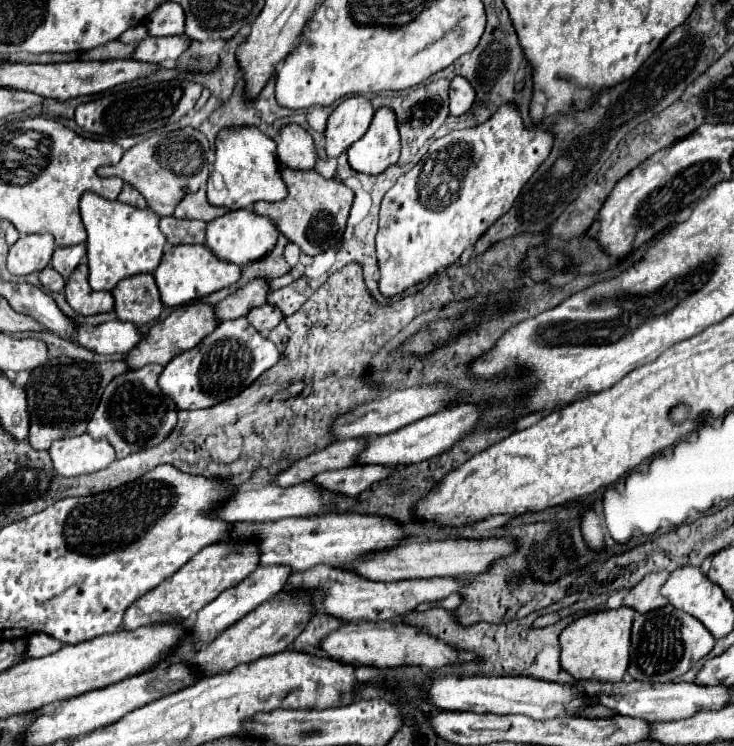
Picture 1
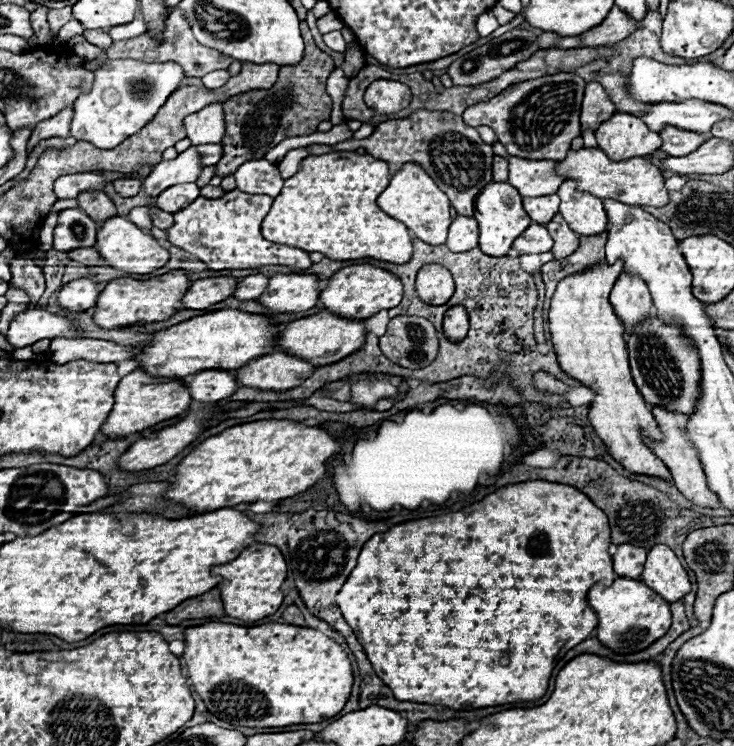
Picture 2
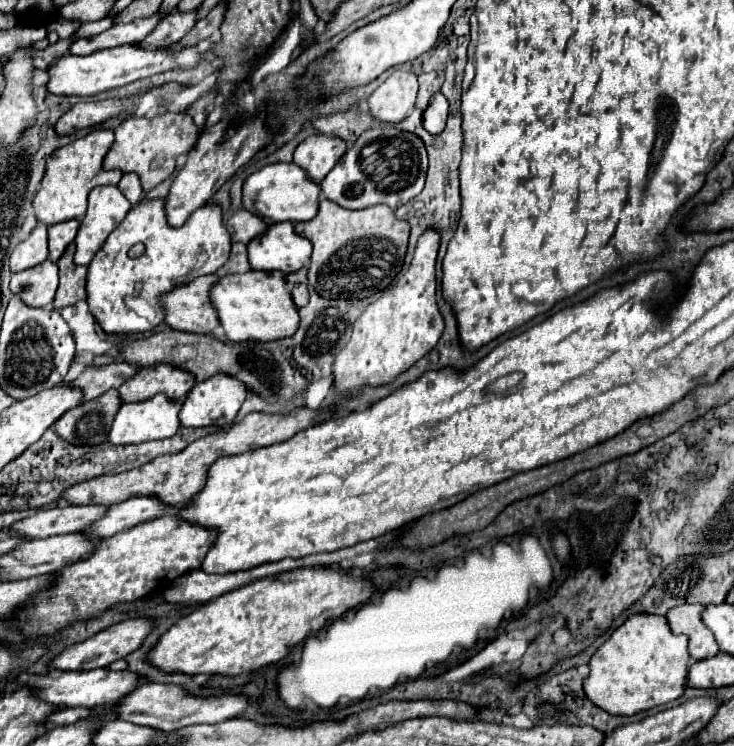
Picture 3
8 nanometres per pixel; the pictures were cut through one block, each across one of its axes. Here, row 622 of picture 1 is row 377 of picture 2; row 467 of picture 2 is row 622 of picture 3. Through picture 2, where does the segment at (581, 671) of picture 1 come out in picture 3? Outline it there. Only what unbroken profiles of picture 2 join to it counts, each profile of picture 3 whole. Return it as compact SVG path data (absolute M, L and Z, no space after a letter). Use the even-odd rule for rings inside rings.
M634 614L594 652L588 666L590 674L584 680L586 696L610 714L630 716L682 696L690 666L688 638L672 634L664 616Z

